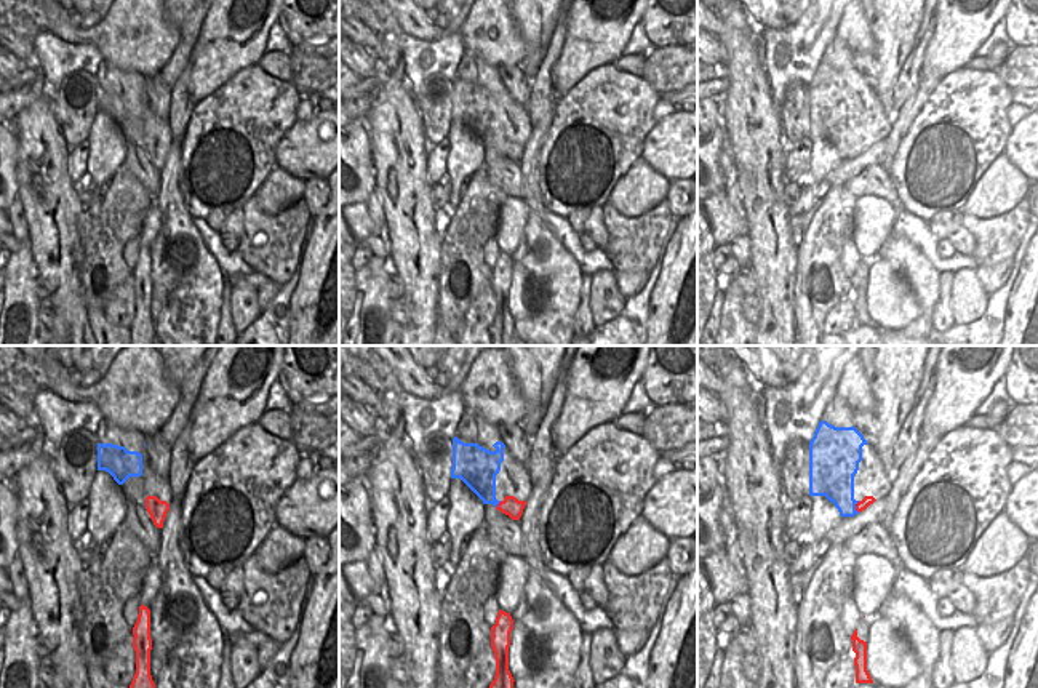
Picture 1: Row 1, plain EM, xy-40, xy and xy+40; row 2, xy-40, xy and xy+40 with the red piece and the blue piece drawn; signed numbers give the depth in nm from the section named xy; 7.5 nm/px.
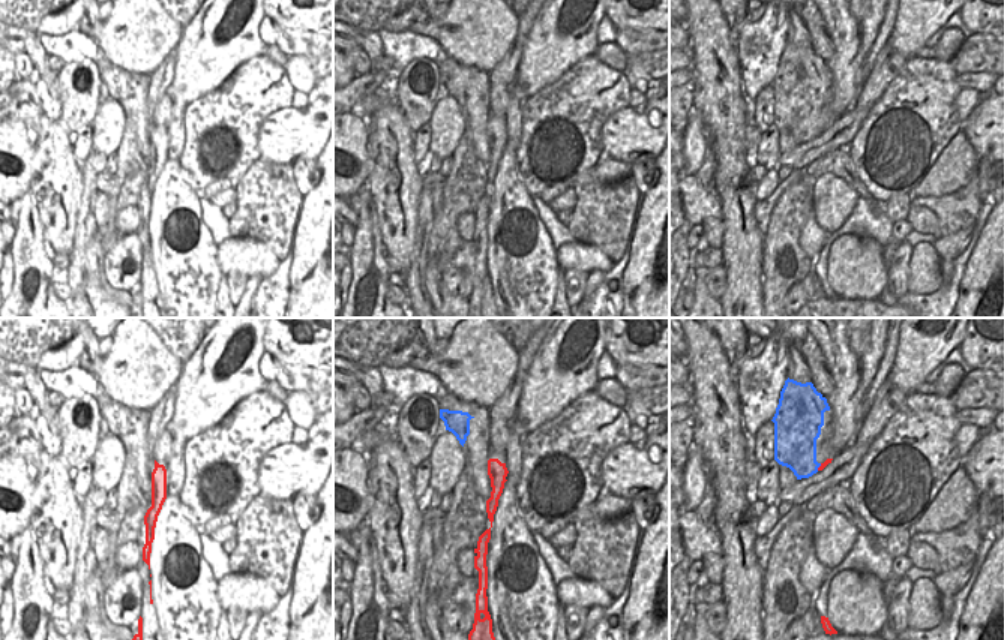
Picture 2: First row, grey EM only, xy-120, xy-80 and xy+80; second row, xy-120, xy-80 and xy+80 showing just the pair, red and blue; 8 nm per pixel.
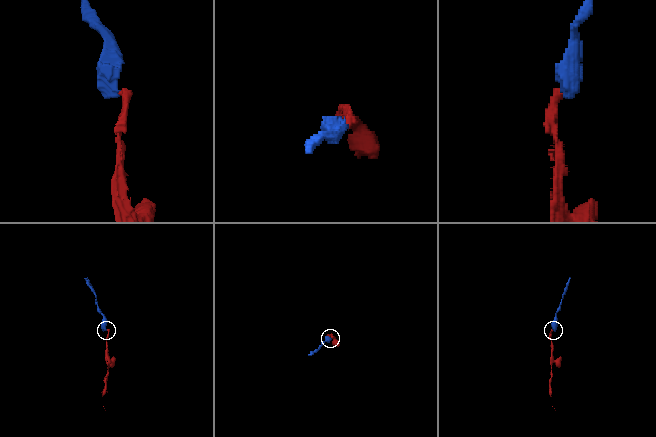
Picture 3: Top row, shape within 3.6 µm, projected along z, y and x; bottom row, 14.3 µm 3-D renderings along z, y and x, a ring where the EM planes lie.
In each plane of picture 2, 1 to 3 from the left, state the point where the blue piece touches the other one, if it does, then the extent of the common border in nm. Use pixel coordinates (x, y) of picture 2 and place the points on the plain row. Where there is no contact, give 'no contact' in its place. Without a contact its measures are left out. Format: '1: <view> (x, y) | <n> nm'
1: no contact
2: no contact
3: xy+80 (820, 131) | 70 nm

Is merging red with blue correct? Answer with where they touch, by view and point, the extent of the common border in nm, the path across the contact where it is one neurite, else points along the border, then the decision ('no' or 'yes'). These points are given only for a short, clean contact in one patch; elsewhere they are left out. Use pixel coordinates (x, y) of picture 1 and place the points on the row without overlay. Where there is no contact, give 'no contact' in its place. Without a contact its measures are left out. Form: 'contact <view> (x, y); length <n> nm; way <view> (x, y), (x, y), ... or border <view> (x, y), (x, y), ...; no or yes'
contact xy+40 (856, 149); length 100 nm; border xy+40 (859, 143), (856, 146), (858, 154); no

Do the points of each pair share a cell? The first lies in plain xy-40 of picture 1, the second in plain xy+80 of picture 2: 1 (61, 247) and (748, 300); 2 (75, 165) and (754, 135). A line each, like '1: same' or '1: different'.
1: same
2: different

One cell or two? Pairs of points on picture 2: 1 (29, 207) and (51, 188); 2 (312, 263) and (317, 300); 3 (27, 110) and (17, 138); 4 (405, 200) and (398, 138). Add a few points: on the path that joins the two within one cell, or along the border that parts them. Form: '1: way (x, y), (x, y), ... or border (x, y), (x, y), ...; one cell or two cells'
1: border (29, 192), (35, 201), (44, 236); two cells
2: way (317, 270), (317, 291); one cell
3: border (15, 120), (21, 122), (33, 135); two cells
4: way (402, 185), (398, 153); one cell

